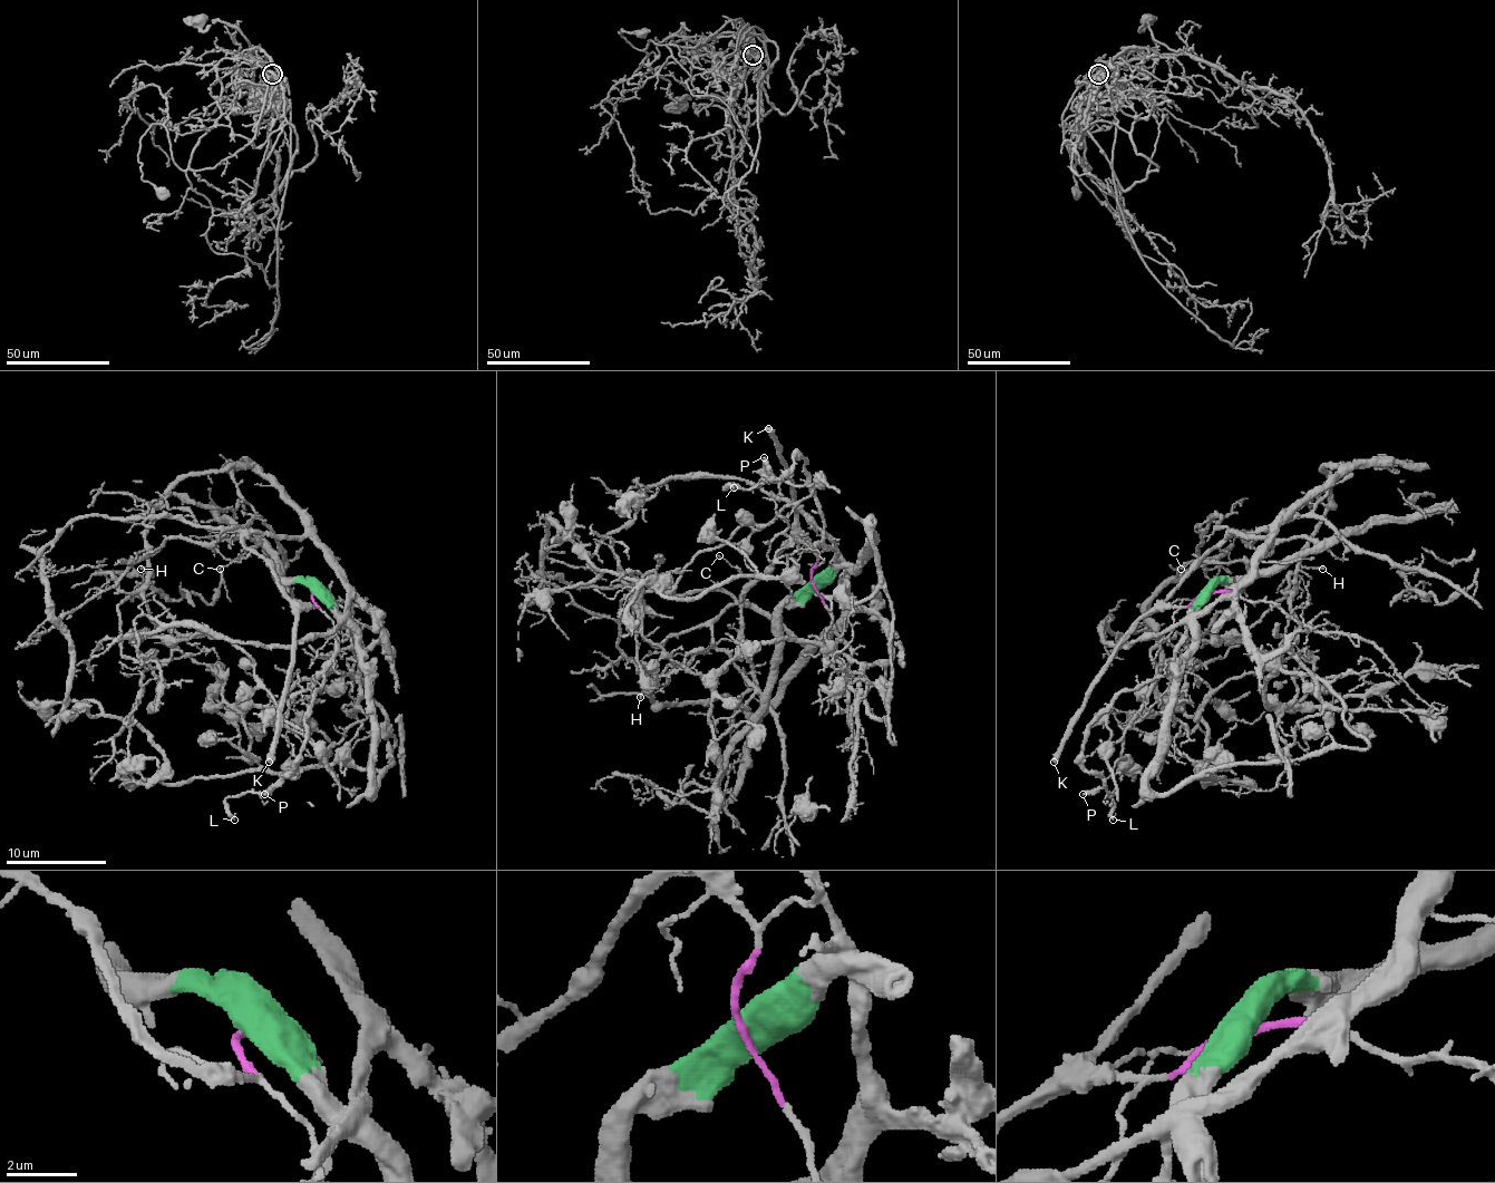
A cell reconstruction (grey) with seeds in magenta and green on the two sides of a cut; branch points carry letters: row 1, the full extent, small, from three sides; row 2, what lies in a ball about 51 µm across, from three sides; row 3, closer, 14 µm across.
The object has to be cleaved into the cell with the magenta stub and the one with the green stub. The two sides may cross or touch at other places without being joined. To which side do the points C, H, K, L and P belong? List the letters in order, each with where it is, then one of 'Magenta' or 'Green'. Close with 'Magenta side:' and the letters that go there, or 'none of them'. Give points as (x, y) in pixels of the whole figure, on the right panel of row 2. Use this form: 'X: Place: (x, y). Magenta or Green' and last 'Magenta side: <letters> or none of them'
C: Place: (1181, 569). Magenta
H: Place: (1322, 569). Green
K: Place: (1054, 762). Magenta
L: Place: (1113, 820). Green
P: Place: (1083, 794). Green
Magenta side: C, K

